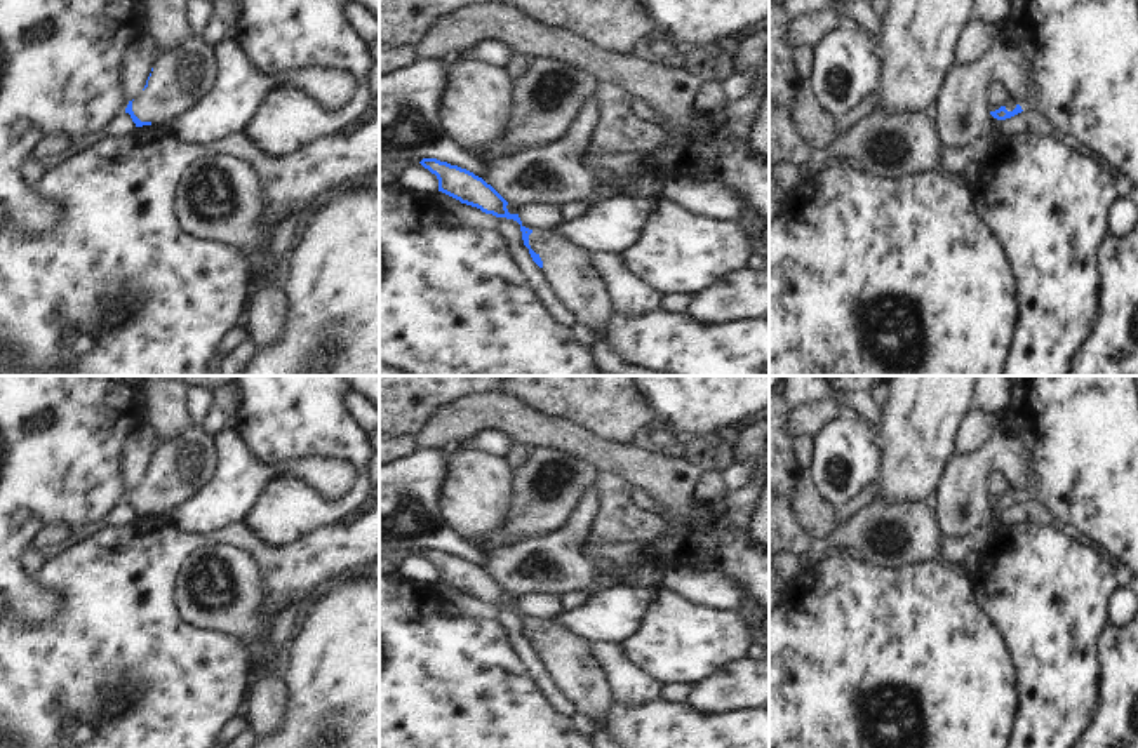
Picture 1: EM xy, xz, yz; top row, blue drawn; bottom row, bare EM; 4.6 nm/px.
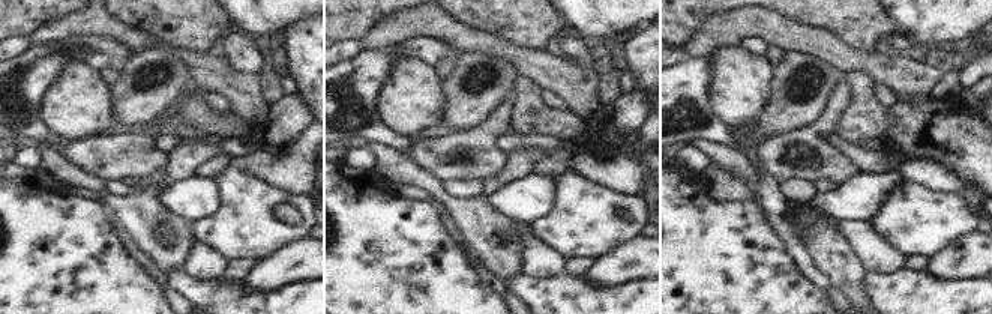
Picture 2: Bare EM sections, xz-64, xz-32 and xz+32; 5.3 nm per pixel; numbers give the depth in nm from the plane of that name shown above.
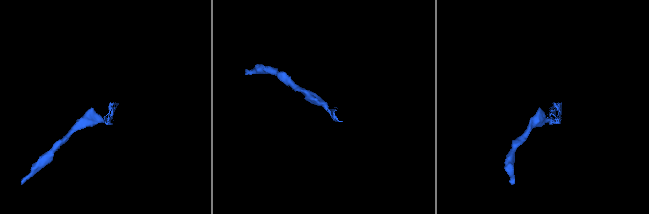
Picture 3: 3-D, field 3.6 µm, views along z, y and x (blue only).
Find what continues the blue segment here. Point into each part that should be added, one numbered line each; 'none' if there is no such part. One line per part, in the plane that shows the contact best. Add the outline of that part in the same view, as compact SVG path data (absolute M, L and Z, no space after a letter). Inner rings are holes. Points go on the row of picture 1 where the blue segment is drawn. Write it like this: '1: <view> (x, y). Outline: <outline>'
1: xz (569, 268). Outline: M532 230L529 245L543 261L541 273L553 296L574 322L588 329L595 341L616 350L609 331L619 310L607 280L595 266L595 252L564 238L559 230Z

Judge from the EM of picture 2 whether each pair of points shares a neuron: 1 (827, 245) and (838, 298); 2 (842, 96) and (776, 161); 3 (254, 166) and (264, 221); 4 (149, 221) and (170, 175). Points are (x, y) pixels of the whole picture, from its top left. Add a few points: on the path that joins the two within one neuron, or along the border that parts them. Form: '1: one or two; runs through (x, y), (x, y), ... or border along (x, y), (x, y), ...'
1: two; border along (832, 286), (847, 298)
2: one; runs through (832, 116), (796, 153)
3: two; border along (237, 161), (254, 176), (290, 191)
4: two; border along (162, 170), (162, 182), (168, 185)

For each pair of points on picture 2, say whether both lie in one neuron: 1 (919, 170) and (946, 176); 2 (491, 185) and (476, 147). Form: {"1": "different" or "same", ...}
{"1": "same", "2": "different"}

